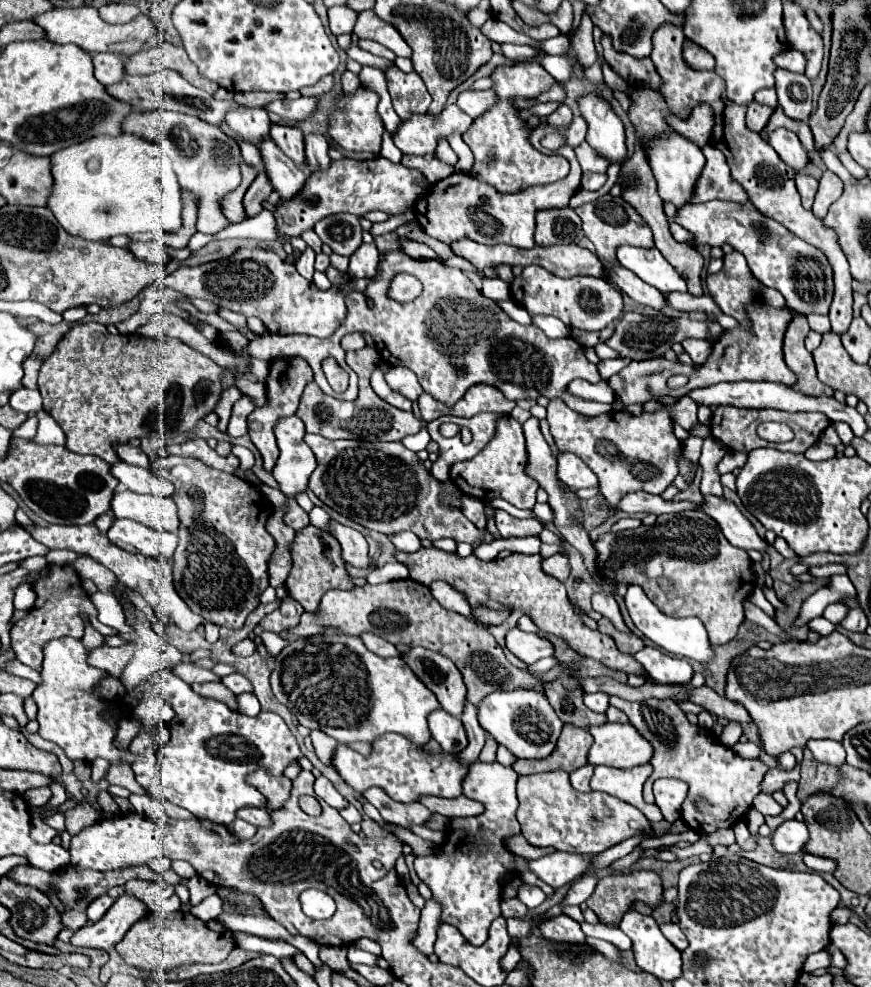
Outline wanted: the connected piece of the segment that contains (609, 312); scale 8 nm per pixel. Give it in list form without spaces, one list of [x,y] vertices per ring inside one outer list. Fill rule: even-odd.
[[[540,265],[524,267],[522,275],[516,277],[510,285],[512,299],[522,305],[530,315],[554,315],[570,329],[584,331],[602,331],[606,325],[618,321],[624,313],[622,293],[612,287],[606,279],[598,277],[570,277],[560,279],[548,273]]]

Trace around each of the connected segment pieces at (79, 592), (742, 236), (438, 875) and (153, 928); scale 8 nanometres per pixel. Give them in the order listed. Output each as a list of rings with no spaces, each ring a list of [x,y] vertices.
[[[52,565],[48,569],[46,577],[40,577],[34,583],[34,591],[38,595],[30,615],[22,621],[18,621],[12,631],[10,631],[10,639],[12,639],[12,651],[16,653],[16,659],[36,671],[42,669],[44,645],[46,641],[64,637],[64,635],[72,635],[76,639],[82,639],[84,635],[84,627],[86,621],[82,619],[82,615],[88,617],[88,621],[92,623],[92,627],[96,631],[100,631],[102,635],[116,635],[116,631],[104,623],[98,621],[98,611],[92,605],[90,597],[84,593],[82,585],[80,585],[80,577],[66,565]]]
[[[708,201],[708,203],[690,203],[678,209],[678,217],[674,219],[678,225],[688,229],[694,235],[692,247],[702,243],[706,245],[722,245],[730,243],[736,251],[740,251],[754,277],[758,277],[766,287],[778,289],[786,305],[802,315],[820,313],[826,315],[834,283],[832,283],[832,269],[822,251],[812,247],[810,243],[798,239],[788,229],[784,229],[778,221],[758,213],[752,203],[732,203],[732,201]]]
[[[500,763],[470,767],[462,793],[484,805],[484,813],[478,817],[451,818],[448,838],[440,851],[418,857],[414,869],[418,877],[432,889],[432,897],[444,905],[440,921],[446,921],[472,943],[482,945],[488,939],[490,923],[500,917],[500,901],[506,877],[516,875],[516,859],[506,843],[510,837],[520,835],[516,821],[518,797],[516,797],[518,773]]]
[[[150,911],[142,919],[138,919],[124,939],[114,945],[116,953],[124,959],[124,963],[142,969],[142,971],[174,971],[184,965],[194,963],[220,963],[234,949],[234,935],[222,927],[218,921],[200,921],[192,913],[174,911],[170,915],[160,915]]]

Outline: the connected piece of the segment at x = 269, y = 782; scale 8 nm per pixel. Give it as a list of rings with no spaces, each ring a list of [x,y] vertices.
[[[258,771],[258,773],[252,773],[248,777],[250,785],[254,785],[262,795],[266,795],[268,799],[268,809],[280,809],[288,797],[290,797],[290,779],[286,777],[280,777],[280,779],[274,779],[272,775],[268,775],[266,771]]]

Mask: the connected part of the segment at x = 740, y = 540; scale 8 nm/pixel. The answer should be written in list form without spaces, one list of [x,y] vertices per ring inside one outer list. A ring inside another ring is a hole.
[[[704,497],[702,501],[702,509],[714,519],[718,521],[724,537],[728,539],[730,545],[740,547],[740,549],[756,549],[756,551],[766,551],[770,545],[766,543],[766,539],[762,539],[754,525],[742,515],[742,511],[728,499],[722,497]]]

